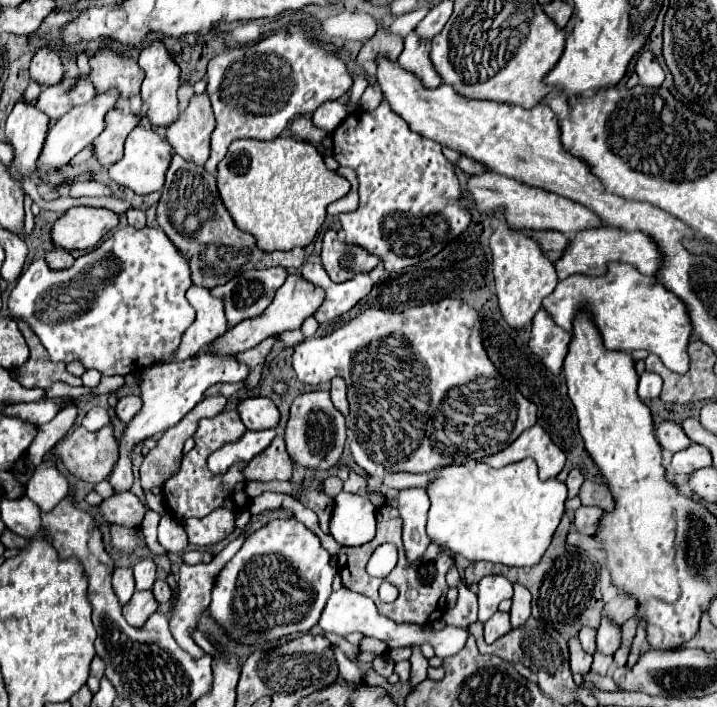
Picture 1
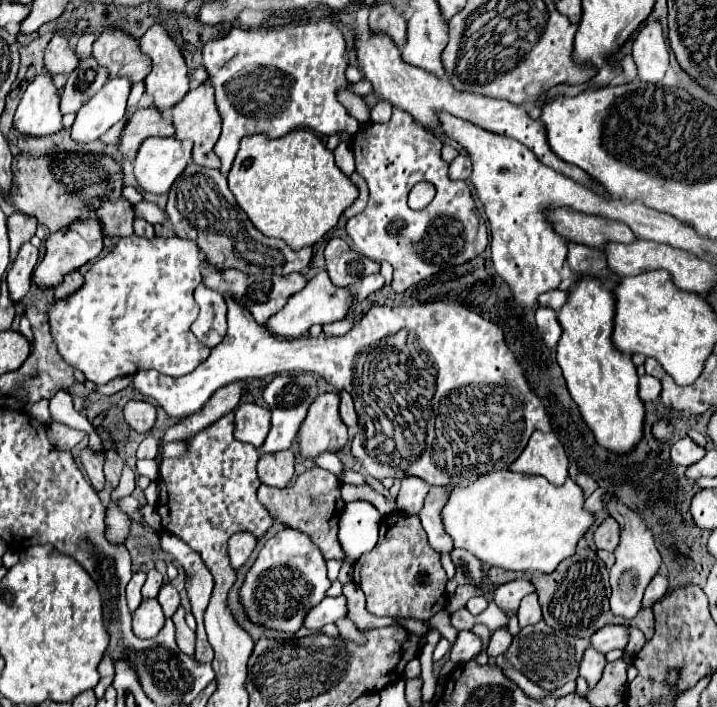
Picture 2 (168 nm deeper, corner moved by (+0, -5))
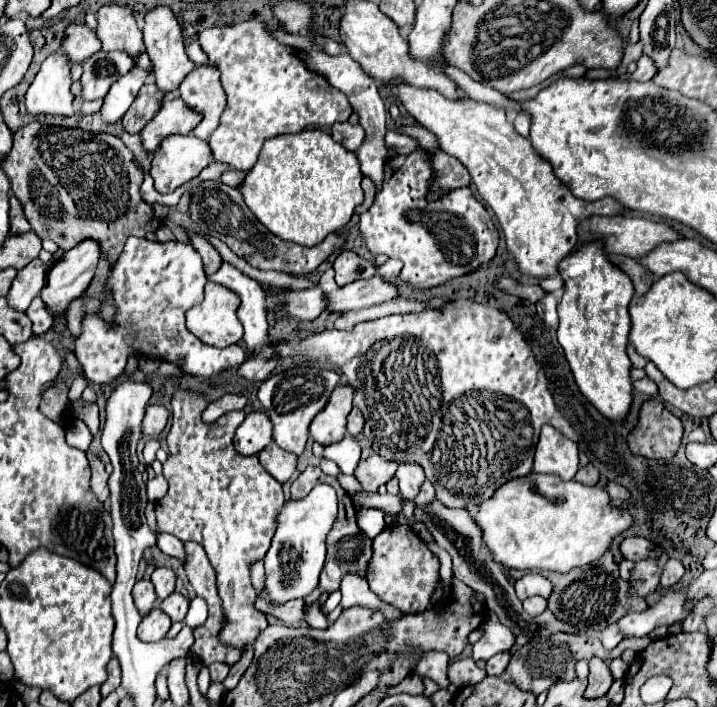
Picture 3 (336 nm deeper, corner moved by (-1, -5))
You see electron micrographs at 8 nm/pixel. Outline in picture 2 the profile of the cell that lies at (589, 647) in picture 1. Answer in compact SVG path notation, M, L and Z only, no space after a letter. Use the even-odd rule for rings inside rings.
M604 626L598 632L594 632L590 638L592 648L602 654L606 654L614 648L624 648L626 642L628 642L628 638L626 638L624 626Z

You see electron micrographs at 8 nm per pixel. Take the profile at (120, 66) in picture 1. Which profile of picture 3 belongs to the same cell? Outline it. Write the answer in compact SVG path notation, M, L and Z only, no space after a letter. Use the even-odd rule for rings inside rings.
M105 4L97 12L97 20L97 36L101 36L103 42L101 50L125 50L127 54L133 54L133 58L145 50L143 34L135 22L131 8Z

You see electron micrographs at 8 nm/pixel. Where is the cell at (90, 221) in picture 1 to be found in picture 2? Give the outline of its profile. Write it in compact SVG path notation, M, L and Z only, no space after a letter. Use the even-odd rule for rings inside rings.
M76 220L68 228L52 232L46 238L46 254L38 264L38 268L34 270L36 284L42 288L46 286L52 288L60 284L60 278L64 278L68 270L78 270L82 264L86 264L88 260L94 260L102 252L102 238L104 238L104 230L102 230L102 224L96 220L84 220L84 222Z

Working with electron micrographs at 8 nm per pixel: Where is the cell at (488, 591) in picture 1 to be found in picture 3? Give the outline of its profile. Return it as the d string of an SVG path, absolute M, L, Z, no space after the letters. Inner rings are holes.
M525 574L521 580L515 582L515 590L521 600L525 600L527 596L549 598L553 592L553 584L547 578L543 578L541 574Z

